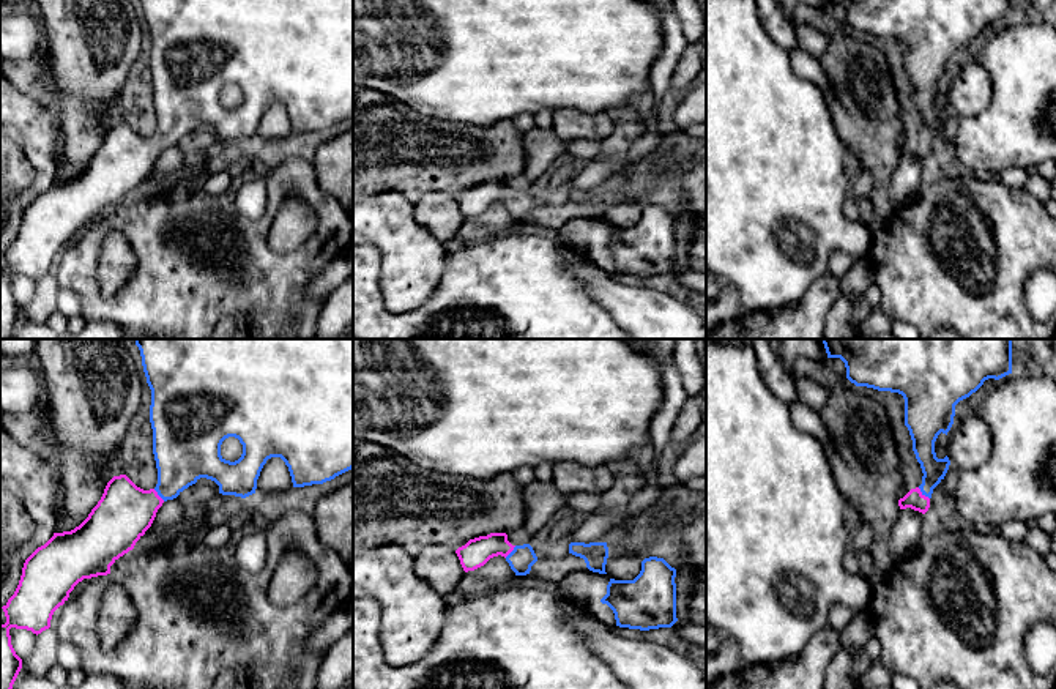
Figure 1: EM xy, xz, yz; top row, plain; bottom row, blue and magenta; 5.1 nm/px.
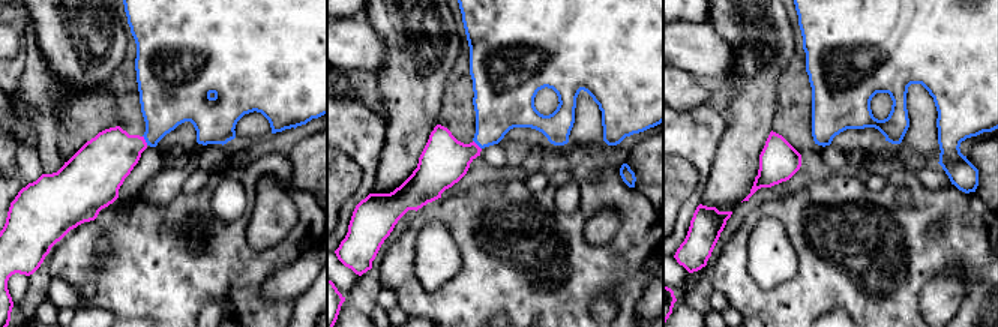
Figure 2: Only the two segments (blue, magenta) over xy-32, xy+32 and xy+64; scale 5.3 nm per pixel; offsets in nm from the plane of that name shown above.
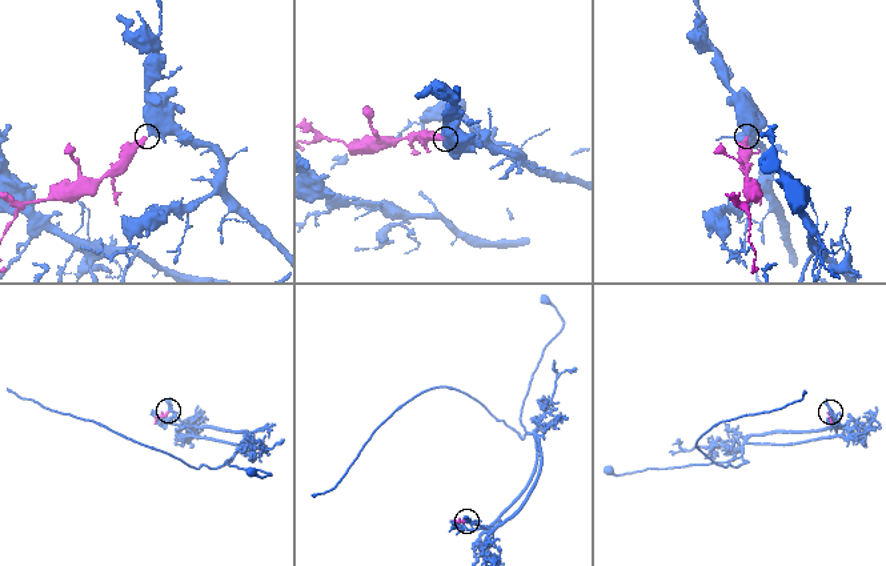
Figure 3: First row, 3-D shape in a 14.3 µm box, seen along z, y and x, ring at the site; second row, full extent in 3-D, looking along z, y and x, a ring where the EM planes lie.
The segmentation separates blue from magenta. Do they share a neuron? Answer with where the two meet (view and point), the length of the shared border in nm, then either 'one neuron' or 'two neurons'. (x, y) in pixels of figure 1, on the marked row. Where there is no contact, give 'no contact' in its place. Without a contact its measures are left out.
meets blue in yz at (924, 494); contact 90 nm long; one neuron

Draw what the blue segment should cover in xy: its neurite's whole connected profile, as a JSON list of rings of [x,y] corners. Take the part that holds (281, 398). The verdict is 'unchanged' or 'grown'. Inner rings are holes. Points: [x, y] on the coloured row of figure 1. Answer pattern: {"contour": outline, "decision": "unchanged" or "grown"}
{"contour": [[[136,339],[136,345],[151,389],[158,484],[143,490],[126,475],[113,476],[79,527],[54,533],[25,560],[14,594],[2,607],[6,623],[0,624],[0,689],[13,689],[22,669],[9,629],[27,629],[36,635],[49,629],[54,612],[68,601],[74,587],[84,579],[110,574],[110,566],[132,550],[151,527],[162,503],[177,498],[200,478],[214,481],[222,495],[246,498],[255,493],[260,471],[271,457],[285,462],[293,487],[323,484],[353,468],[353,339]],[[229,437],[243,445],[243,454],[235,462],[221,456],[221,445]]], "decision": "grown"}

